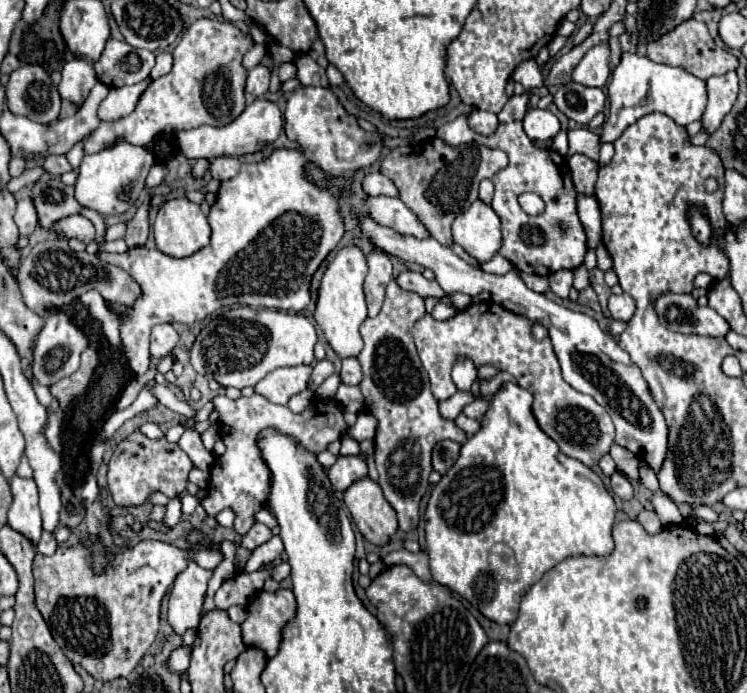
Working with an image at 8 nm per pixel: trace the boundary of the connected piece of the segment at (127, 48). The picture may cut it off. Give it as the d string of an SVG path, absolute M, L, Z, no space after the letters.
M109 40L101 58L95 62L97 78L111 86L131 86L145 80L155 66L155 54L149 50L133 48L123 40Z

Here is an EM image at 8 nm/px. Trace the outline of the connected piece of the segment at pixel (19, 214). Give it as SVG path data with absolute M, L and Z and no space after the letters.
M25 198L25 200L19 200L19 202L17 202L15 224L19 226L21 236L31 236L31 234L33 234L33 230L37 228L39 218L37 218L35 204L33 204L33 200L31 200L31 198Z

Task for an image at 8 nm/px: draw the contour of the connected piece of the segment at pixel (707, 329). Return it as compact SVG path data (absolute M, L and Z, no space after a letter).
M665 292L655 300L655 312L659 322L673 332L725 336L731 330L723 316L709 306L701 308L691 294Z

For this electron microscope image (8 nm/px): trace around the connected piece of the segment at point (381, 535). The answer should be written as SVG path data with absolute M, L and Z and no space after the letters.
M369 476L345 490L345 506L369 542L385 544L397 532L395 510L387 504L379 484Z

